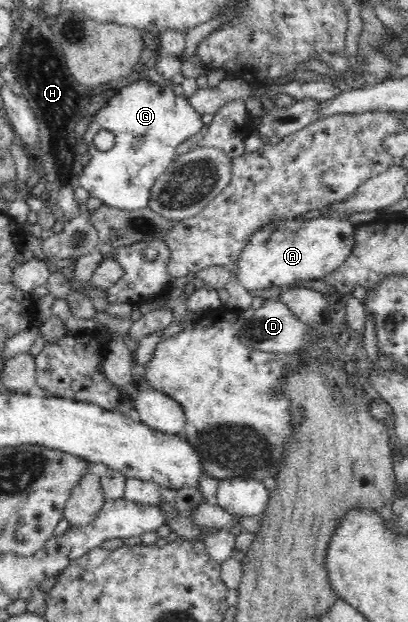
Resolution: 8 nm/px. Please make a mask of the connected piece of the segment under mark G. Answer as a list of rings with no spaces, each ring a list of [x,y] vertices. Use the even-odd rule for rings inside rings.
[[[145,79],[117,89],[114,96],[92,116],[92,121],[81,140],[84,150],[90,153],[90,161],[83,168],[84,173],[80,174],[79,185],[88,190],[92,197],[101,199],[103,205],[108,207],[130,211],[148,208],[151,187],[174,161],[177,156],[175,149],[203,127],[205,126],[202,123],[202,114],[190,106],[186,97],[175,95],[172,87],[162,87]],[[102,129],[112,131],[115,135],[115,144],[107,151],[97,150],[92,142],[94,135]]]

